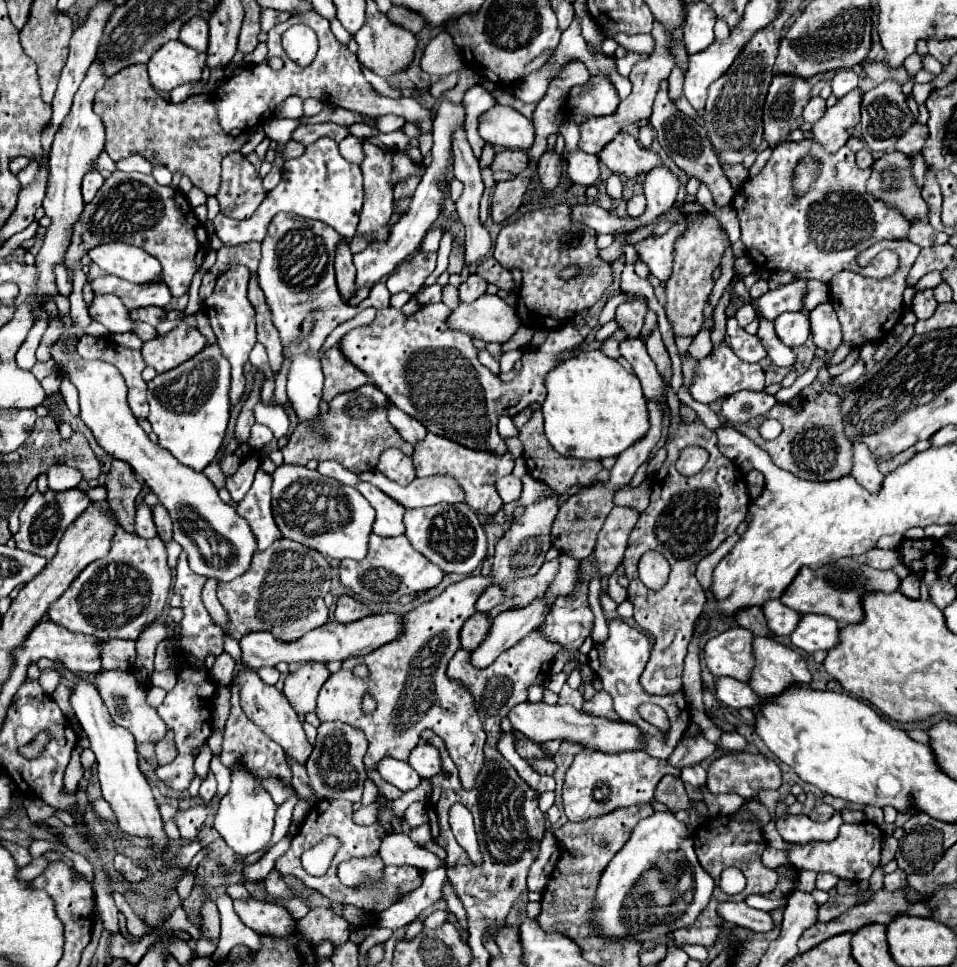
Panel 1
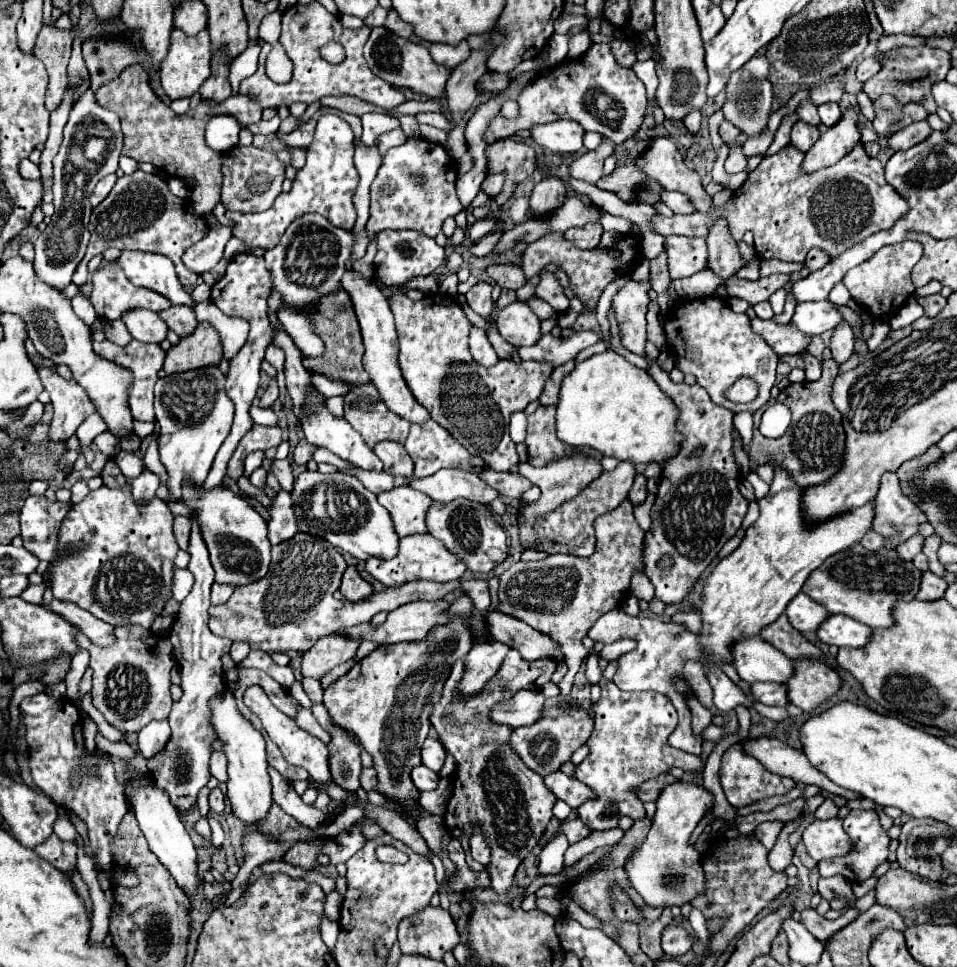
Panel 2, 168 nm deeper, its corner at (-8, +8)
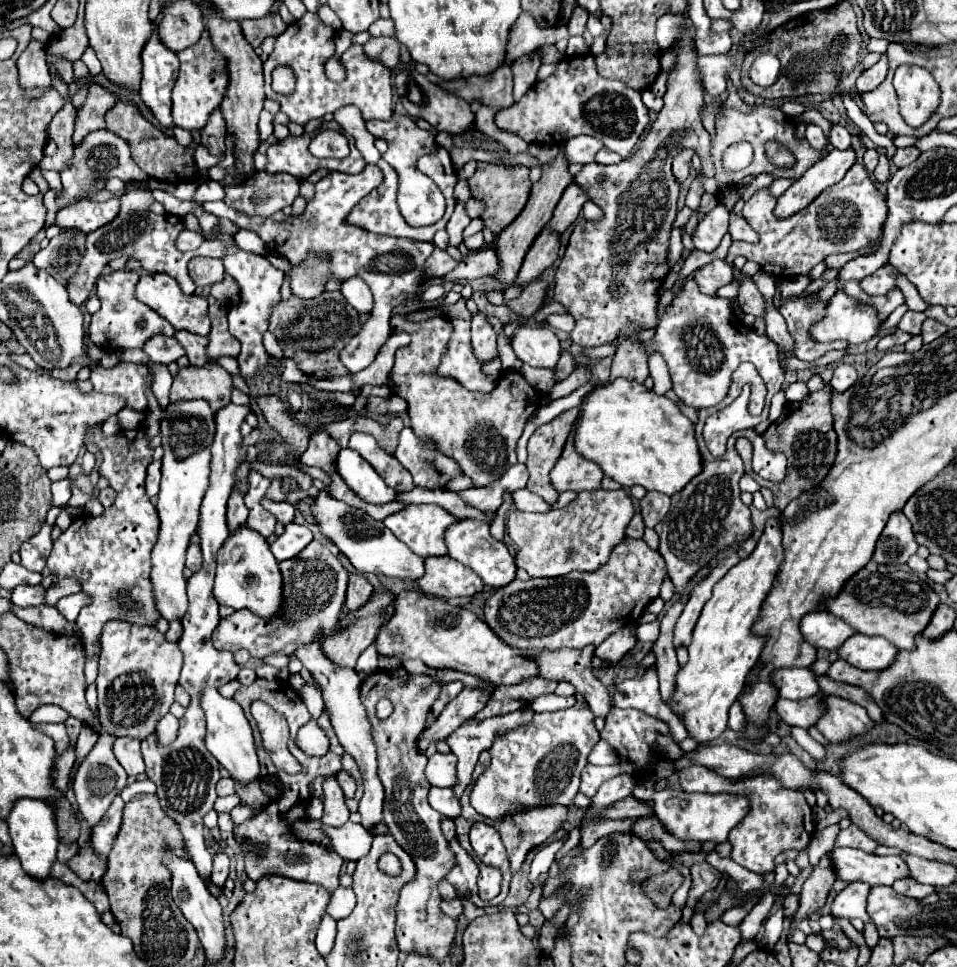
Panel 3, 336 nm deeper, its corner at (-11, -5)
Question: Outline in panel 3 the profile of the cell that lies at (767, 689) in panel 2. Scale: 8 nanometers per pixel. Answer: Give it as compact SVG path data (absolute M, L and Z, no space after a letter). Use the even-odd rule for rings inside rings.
M816 696L804 698L802 702L790 702L786 698L776 698L774 710L786 724L810 728L816 724L818 716L822 716L824 706L822 706L822 702L818 702Z

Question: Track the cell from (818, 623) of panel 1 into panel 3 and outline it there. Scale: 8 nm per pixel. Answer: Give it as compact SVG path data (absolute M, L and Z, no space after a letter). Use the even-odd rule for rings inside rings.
M854 634L836 654L860 670L884 670L892 664L898 648L880 636Z

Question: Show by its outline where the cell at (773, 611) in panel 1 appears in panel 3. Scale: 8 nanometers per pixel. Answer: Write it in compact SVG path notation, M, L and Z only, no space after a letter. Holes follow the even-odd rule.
M816 610L806 614L800 620L800 632L816 648L826 648L826 650L836 650L846 638L854 634L854 630L844 620L832 616L826 610Z

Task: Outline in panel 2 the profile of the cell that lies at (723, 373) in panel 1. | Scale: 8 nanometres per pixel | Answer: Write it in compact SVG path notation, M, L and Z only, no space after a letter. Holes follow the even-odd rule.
M697 297L677 301L665 319L665 339L675 359L675 367L681 373L695 375L697 383L709 391L717 405L729 409L729 399L725 399L723 393L741 375L749 375L757 381L759 395L753 403L733 405L737 411L757 411L769 401L779 355L775 355L771 345L751 329L751 319L745 313L731 311L725 299Z

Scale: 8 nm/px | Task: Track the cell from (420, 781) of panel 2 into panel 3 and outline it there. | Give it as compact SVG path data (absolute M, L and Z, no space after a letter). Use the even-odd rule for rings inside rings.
M430 788L428 802L446 818L456 818L460 814L460 802L450 788Z

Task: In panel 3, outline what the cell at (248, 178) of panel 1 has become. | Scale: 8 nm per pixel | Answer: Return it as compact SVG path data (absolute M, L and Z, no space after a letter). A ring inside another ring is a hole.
M256 172L244 182L224 184L224 202L246 216L268 218L292 204L298 196L298 180L290 174Z

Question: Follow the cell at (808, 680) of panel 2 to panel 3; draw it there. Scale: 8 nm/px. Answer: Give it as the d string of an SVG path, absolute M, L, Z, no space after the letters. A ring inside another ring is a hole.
M826 694L818 696L826 704L826 708L814 726L830 742L844 742L850 736L864 734L874 726L874 722L868 718L862 706L838 696L826 696Z

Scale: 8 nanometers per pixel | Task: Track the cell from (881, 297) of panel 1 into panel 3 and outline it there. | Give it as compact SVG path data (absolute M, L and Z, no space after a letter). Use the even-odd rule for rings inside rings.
M886 264L882 268L878 268L874 274L866 276L862 282L860 282L860 288L870 294L870 296L878 296L878 294L888 294L890 290L898 288L898 276L900 272L894 270L894 266Z

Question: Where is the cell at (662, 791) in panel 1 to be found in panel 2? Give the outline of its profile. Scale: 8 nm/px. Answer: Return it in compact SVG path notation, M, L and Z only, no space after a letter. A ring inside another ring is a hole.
M663 773L663 775L655 777L655 779L649 779L649 781L641 783L641 785L637 787L637 791L635 791L635 793L639 795L639 799L641 799L643 803L647 803L647 801L657 801L657 797L659 797L661 789L663 789L665 785L673 783L673 781L675 781L675 777L671 777L671 775Z

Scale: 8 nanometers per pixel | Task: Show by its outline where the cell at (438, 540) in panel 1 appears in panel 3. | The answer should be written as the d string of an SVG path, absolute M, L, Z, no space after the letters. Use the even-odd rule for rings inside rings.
M470 518L458 520L458 522L454 522L454 524L450 524L446 528L444 542L446 542L446 548L448 548L448 556L452 556L460 564L472 568L482 578L482 582L486 586L502 588L502 586L510 584L516 578L516 564L514 564L512 554L508 552L508 548L506 548L504 542L496 540L490 534L490 526L486 522L470 520Z

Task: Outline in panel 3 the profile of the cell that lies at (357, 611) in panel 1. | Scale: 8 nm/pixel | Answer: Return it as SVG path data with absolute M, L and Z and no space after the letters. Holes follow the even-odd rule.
M350 574L348 592L346 592L346 606L348 606L348 610L354 612L354 610L362 608L370 600L372 592L374 592L372 584L362 574Z

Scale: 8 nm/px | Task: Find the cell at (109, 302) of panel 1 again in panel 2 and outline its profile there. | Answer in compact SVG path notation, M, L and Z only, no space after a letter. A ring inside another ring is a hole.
M133 309L131 313L127 313L127 317L123 317L129 333L133 335L133 339L143 341L143 343L161 343L167 337L167 323L151 311L145 309Z

